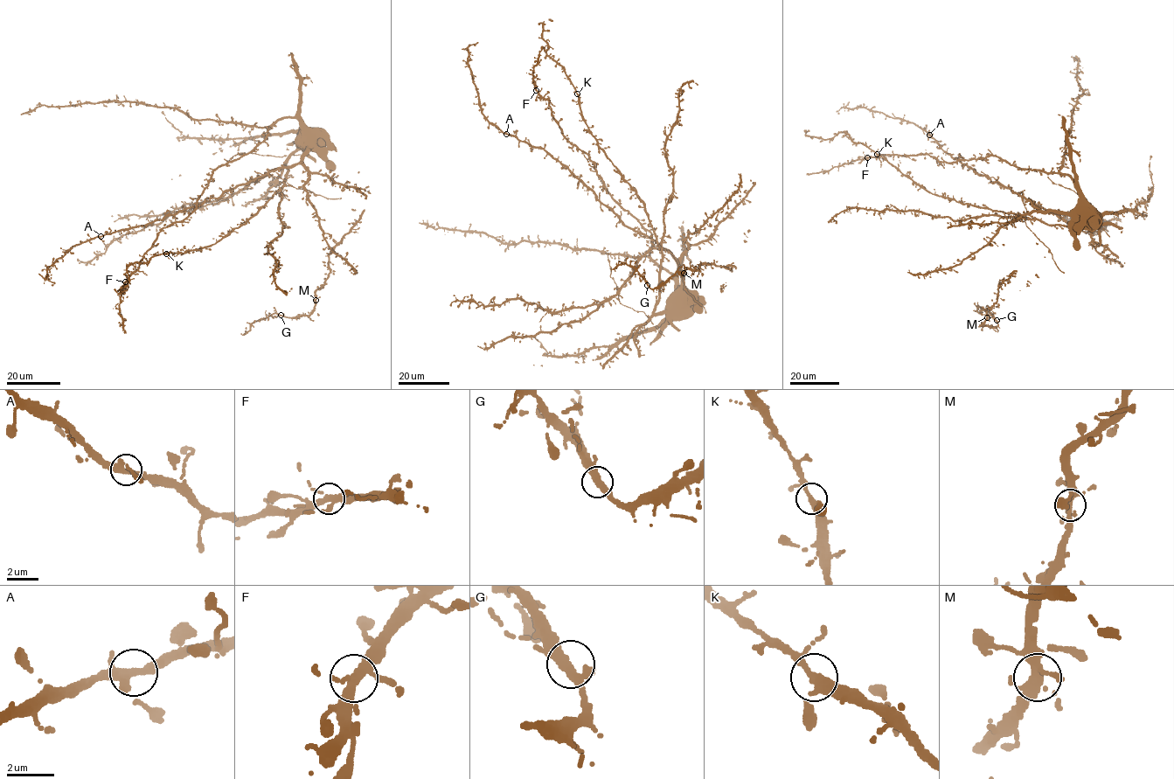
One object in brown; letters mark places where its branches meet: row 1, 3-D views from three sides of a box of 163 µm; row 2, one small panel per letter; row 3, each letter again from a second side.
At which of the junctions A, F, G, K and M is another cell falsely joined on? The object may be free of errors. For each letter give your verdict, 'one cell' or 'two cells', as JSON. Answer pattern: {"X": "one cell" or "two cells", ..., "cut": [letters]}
{"A": "one cell", "F": "one cell", "G": "one cell", "K": "one cell", "M": "one cell", "cut": []}

